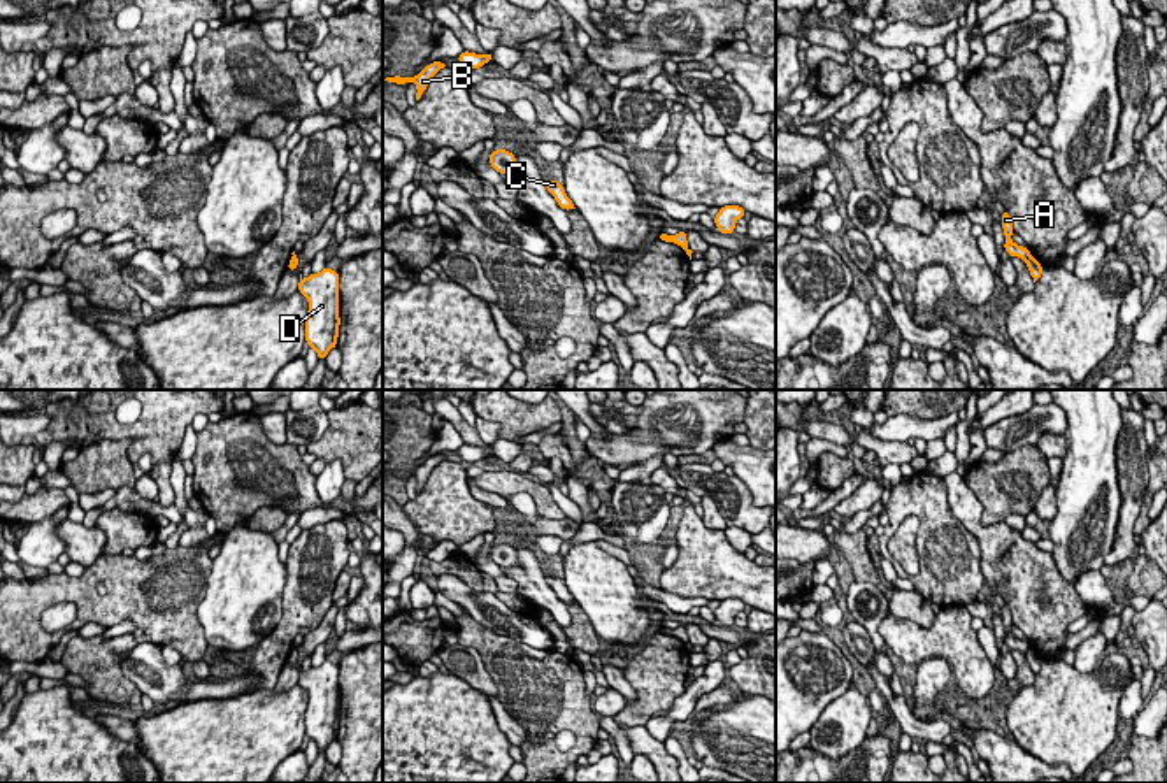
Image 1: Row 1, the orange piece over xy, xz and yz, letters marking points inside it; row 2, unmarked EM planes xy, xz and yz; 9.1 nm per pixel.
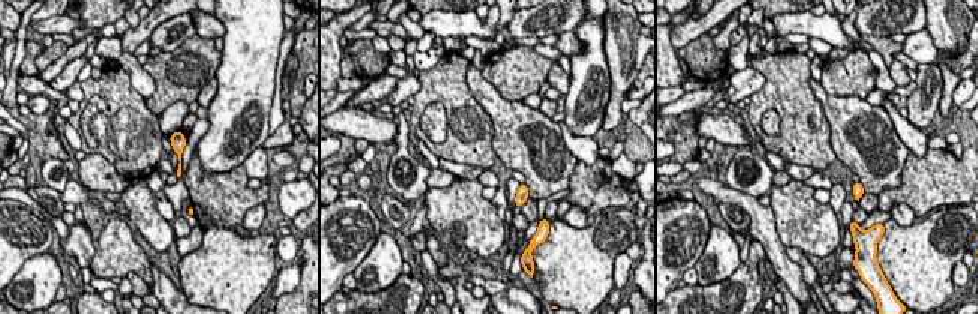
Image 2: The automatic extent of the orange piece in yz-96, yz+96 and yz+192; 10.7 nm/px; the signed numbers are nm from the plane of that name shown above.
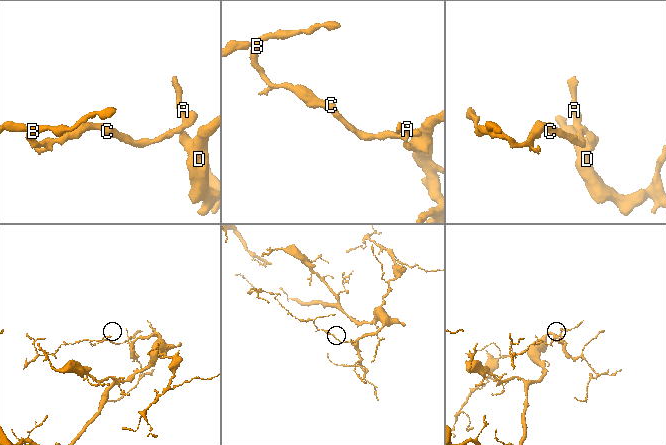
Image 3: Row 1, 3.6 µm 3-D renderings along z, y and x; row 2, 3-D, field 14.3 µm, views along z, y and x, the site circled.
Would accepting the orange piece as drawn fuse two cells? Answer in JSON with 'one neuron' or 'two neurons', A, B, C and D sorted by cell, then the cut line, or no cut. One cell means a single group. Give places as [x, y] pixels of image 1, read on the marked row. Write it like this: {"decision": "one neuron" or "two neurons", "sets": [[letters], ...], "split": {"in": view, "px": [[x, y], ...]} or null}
{"decision": "two neurons", "sets": [["A", "B", "C"], ["D"]], "split": {"in": "yz", "px": [[1030, 255], [1025, 260]]}}

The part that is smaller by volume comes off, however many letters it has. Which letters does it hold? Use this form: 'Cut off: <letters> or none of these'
Cut off: A, B, C

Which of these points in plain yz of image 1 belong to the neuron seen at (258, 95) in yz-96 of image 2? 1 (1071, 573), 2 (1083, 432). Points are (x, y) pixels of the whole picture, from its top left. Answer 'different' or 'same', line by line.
1: same
2: same

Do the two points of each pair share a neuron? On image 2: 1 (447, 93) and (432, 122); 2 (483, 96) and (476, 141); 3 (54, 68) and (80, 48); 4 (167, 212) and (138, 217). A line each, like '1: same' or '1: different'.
1: different
2: different
3: same
4: different

